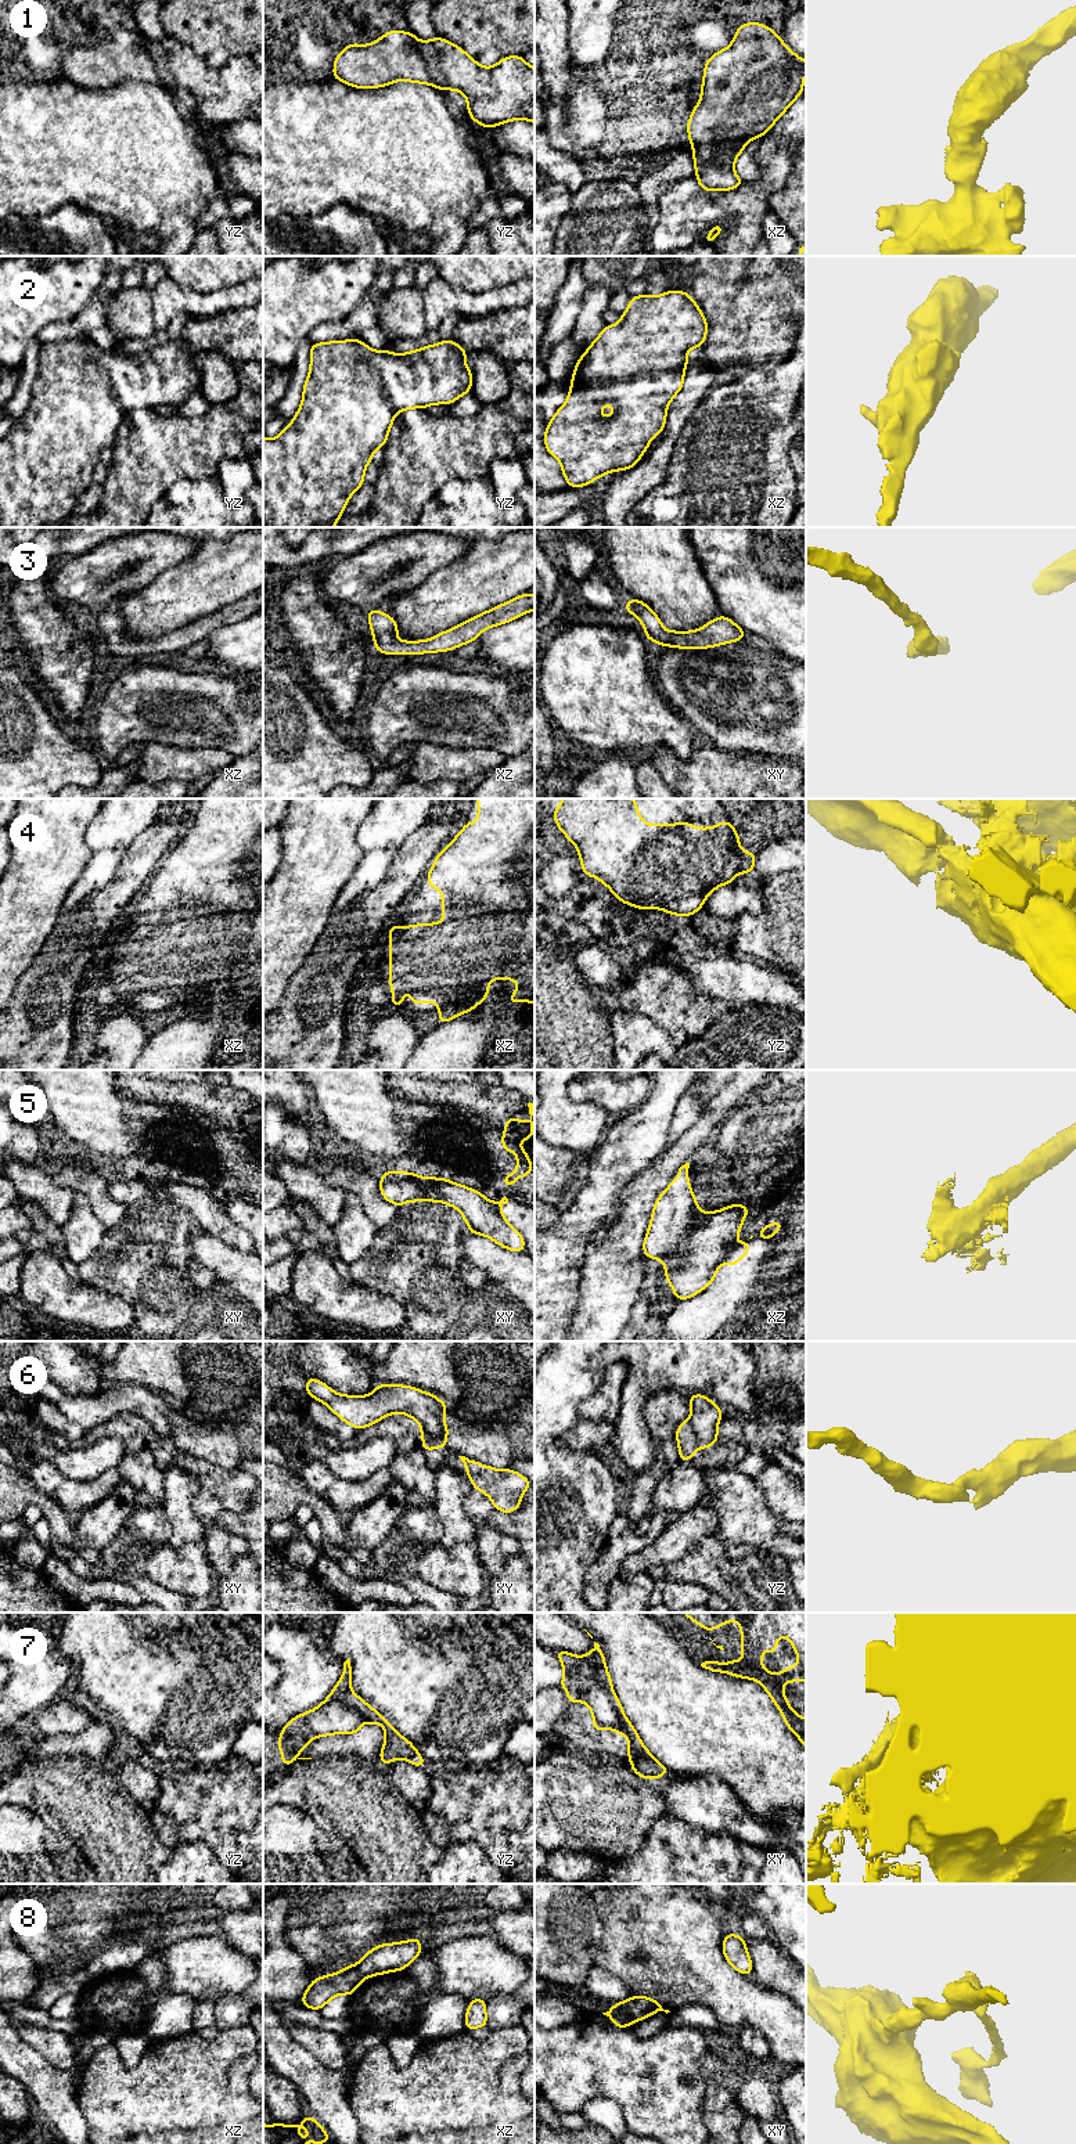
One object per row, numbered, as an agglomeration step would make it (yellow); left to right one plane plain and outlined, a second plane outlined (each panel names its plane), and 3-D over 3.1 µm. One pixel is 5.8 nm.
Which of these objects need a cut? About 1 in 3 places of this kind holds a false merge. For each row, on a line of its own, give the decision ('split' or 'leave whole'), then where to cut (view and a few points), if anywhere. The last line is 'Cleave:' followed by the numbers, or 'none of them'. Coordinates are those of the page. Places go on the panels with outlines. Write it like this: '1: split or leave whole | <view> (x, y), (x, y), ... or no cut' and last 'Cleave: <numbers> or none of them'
1: leave whole | no cut
2: leave whole | no cut
3: leave whole | no cut
4: leave whole | no cut
5: split | xz (697, 1209), (684, 1240), (662, 1260)
6: split | yz (688, 1420), (697, 1437), (706, 1447)
7: split | xy (590, 1687), (603, 1687), (607, 1692), (619, 1718), (619, 1726)
8: split | xy (626, 2000), (628, 2010), (634, 2021)
Cleave: 5, 6, 7, 8

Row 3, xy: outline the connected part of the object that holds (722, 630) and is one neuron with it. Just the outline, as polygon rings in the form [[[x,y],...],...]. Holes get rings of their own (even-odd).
[[[629,598],[623,606],[634,615],[645,628],[645,638],[663,646],[680,649],[706,649],[746,638],[746,633],[731,619],[720,615],[695,631],[667,631],[655,612],[643,601]]]

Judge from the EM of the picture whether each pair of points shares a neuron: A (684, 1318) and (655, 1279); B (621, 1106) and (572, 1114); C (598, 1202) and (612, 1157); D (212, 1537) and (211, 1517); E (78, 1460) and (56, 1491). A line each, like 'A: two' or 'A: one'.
A: two
B: two
C: one
D: one
E: two

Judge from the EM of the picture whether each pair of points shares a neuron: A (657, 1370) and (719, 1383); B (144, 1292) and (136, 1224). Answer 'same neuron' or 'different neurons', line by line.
A: same neuron
B: same neuron

